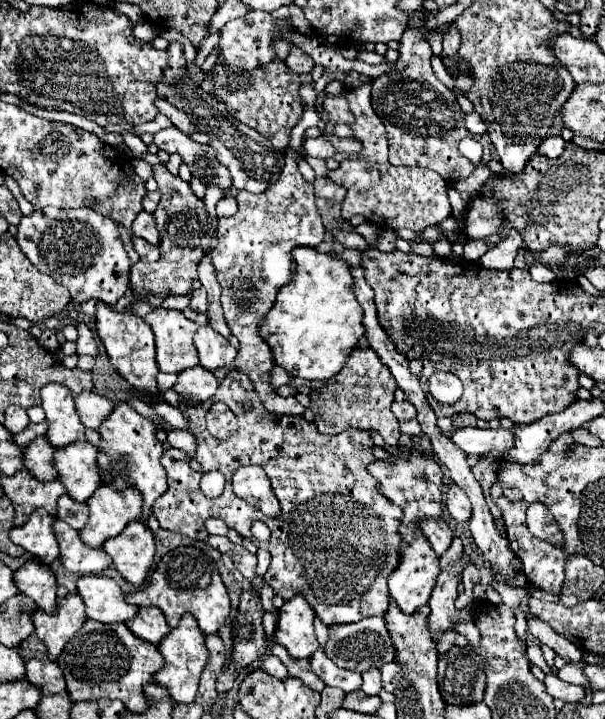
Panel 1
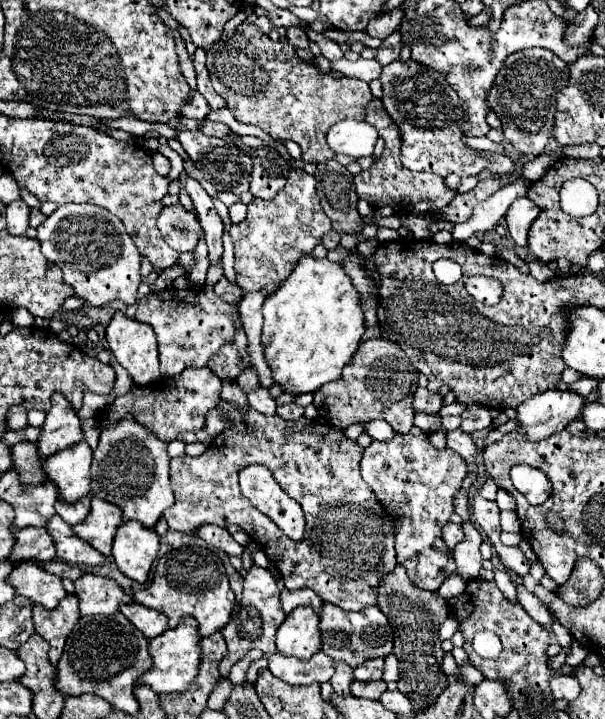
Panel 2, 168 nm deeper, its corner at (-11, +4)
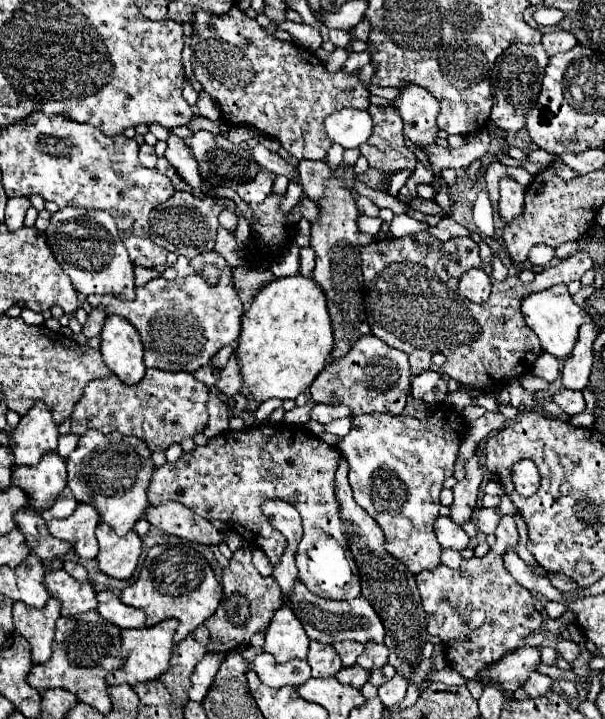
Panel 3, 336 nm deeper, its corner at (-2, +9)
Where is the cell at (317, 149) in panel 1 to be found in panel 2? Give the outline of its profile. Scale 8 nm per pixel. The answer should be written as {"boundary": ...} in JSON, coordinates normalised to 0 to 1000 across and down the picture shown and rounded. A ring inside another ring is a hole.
{"boundary":[[[565,166],[545,177],[539,193],[552,213],[572,213],[595,221],[615,216],[625,196],[625,182],[605,168]]]}

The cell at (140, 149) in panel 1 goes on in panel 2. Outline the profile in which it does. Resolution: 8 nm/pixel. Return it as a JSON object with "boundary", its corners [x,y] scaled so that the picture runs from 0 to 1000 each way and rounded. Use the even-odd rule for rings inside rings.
{"boundary":[[[278,200],[263,202],[261,211],[281,223],[284,241],[279,241],[276,249],[279,252],[294,249],[298,242],[304,238],[302,221],[296,217],[291,210],[281,206]]]}

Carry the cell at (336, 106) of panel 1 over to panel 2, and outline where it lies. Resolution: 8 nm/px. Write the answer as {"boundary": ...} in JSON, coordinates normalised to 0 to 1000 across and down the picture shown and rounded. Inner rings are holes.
{"boundary":[[[417,32],[393,35],[374,57],[354,57],[340,71],[340,96],[357,129],[374,138],[397,171],[423,174],[453,193],[489,196],[506,213],[502,227],[526,229],[552,220],[539,197],[542,181],[565,166],[598,168],[615,140],[605,113],[526,99],[522,90],[502,88],[479,60],[450,57]]]}

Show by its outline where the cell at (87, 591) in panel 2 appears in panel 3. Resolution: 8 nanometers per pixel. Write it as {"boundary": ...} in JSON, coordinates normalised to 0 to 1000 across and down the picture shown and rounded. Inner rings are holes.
{"boundary":[[[107,793],[74,798],[74,815],[84,829],[101,834],[101,857],[124,857],[164,843],[160,823],[147,807],[131,809]]]}

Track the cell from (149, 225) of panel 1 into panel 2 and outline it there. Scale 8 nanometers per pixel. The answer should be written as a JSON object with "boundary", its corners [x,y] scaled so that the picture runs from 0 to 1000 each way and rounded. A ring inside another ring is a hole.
{"boundary":[[[288,282],[268,291],[261,302],[261,318],[274,338],[294,352],[321,349],[334,330],[334,316],[324,299],[317,293],[307,293],[301,282]]]}

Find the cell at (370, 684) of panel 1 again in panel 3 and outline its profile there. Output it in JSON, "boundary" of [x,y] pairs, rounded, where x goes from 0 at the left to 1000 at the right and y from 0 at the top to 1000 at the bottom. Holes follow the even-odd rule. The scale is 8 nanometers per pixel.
{"boundary":[[[564,893],[564,896],[554,896],[564,918],[567,918],[567,926],[587,926],[590,924],[590,915],[600,910],[600,896],[593,893]]]}

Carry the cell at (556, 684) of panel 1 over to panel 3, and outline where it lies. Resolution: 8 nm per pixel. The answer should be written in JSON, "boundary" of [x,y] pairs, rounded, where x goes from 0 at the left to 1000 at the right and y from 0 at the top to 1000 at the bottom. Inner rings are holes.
{"boundary":[[[881,935],[874,943],[871,943],[871,949],[864,951],[864,957],[874,962],[874,968],[878,971],[888,971],[888,968],[898,968],[898,965],[904,965],[911,957],[914,957],[914,943],[907,943],[907,940],[901,940],[901,937],[891,937],[891,935]]]}

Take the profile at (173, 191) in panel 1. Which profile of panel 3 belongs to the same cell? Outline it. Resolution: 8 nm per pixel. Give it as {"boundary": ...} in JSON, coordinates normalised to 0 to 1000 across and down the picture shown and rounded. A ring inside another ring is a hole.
{"boundary":[[[236,200],[236,203],[230,206],[230,223],[233,223],[233,228],[236,228],[240,234],[256,234],[256,228],[260,228],[256,206],[246,203],[246,200]]]}

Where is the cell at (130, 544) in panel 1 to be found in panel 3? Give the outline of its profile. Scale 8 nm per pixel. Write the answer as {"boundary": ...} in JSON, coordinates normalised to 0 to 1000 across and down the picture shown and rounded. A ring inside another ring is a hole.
{"boundary":[[[167,726],[157,743],[164,751],[164,790],[187,804],[217,804],[233,773],[233,748],[226,745],[226,740],[193,745],[187,734],[177,734],[177,729]]]}

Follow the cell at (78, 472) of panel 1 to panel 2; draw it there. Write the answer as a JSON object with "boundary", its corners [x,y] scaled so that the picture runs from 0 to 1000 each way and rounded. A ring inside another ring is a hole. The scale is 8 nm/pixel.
{"boundary":[[[142,613],[112,622],[86,636],[73,638],[69,652],[76,663],[93,675],[96,694],[106,700],[122,700],[145,688],[145,658],[149,658],[152,624]]]}

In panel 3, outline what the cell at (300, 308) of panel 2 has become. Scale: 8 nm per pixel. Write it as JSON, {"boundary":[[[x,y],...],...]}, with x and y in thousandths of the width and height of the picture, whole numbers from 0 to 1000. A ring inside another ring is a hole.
{"boundary":[[[484,381],[455,387],[435,398],[418,414],[412,431],[398,445],[392,498],[405,529],[405,548],[412,556],[488,556],[501,548],[521,523],[537,512],[550,484],[550,456],[540,434],[540,414],[517,384]]]}

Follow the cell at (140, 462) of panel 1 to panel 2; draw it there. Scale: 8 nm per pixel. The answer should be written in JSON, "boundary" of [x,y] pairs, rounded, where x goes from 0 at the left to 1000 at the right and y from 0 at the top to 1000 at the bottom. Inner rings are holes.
{"boundary":[[[202,586],[195,594],[172,597],[162,622],[152,627],[149,647],[149,686],[185,702],[195,702],[205,722],[221,722],[241,733],[255,733],[288,697],[281,677],[281,636],[274,619],[251,608],[245,597],[225,591],[225,586]]]}

